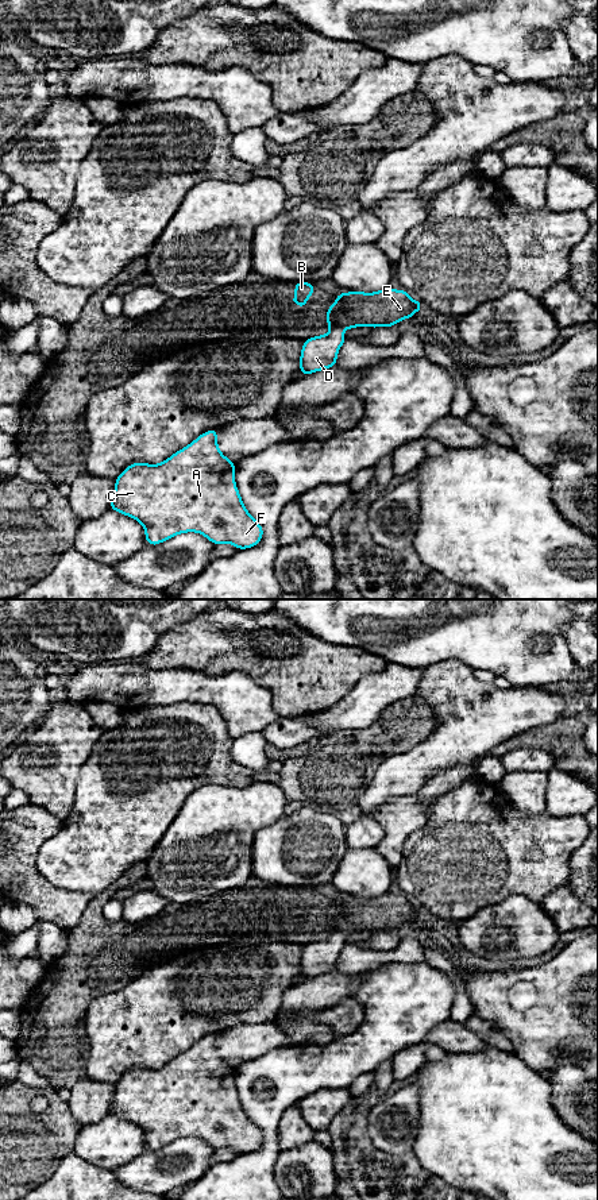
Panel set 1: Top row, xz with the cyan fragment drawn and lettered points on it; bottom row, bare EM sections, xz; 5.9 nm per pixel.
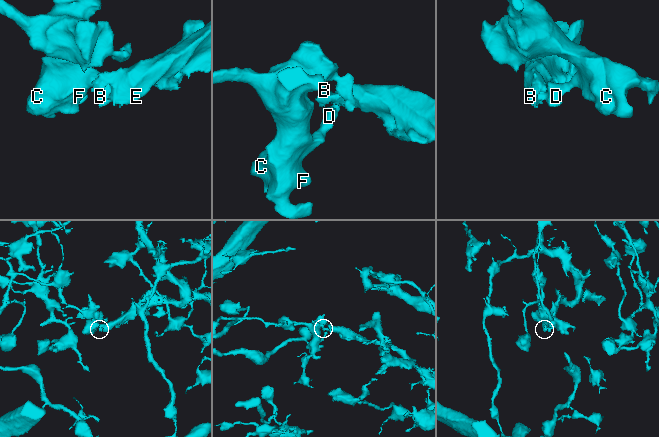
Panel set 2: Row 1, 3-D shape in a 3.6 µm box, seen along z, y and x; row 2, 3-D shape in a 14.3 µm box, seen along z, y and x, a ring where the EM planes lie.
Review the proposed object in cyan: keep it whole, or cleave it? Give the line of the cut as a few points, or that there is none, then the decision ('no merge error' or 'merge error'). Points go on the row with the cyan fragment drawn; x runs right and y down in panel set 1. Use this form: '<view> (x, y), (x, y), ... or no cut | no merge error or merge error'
xz (331, 327), (339, 328) | merge error

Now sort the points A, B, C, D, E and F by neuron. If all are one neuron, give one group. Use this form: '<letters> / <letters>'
A C D F / B E

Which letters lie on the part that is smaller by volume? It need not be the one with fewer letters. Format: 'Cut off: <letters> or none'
Cut off: B, E

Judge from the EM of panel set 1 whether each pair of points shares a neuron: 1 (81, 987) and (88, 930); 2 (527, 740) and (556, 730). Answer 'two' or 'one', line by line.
1: one
2: one

